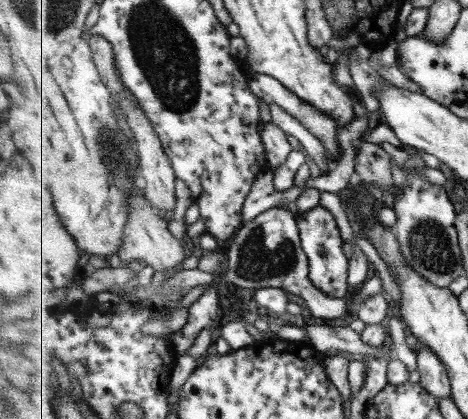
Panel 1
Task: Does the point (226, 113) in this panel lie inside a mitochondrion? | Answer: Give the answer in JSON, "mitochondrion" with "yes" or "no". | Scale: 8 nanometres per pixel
{"mitochondrion":"no"}

